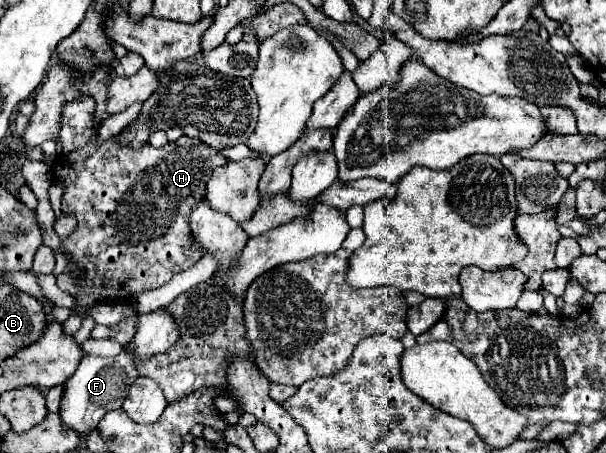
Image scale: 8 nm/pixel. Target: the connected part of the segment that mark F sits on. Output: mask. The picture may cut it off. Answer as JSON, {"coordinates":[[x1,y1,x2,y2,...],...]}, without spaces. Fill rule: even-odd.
{"coordinates":[[166,307,138,313,136,333,128,345,124,345,122,353,116,357,84,357,74,371,72,377,64,383,64,393,60,401,60,421,64,427,84,435,98,427,98,421,114,409,120,409,130,385,138,379,138,363,148,361,158,353,166,353,180,339,180,329]]}

